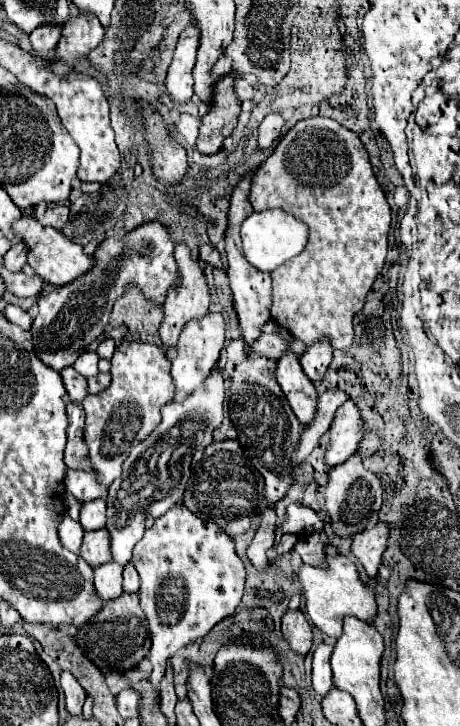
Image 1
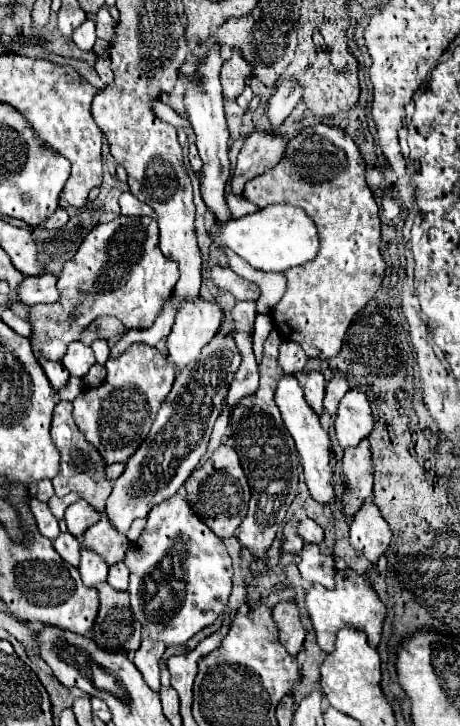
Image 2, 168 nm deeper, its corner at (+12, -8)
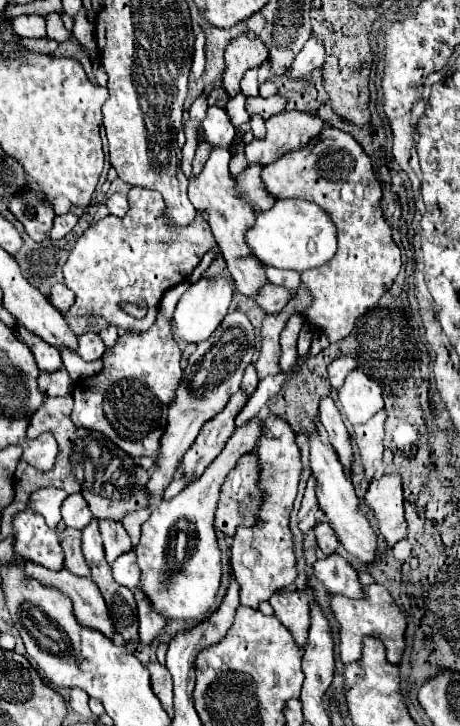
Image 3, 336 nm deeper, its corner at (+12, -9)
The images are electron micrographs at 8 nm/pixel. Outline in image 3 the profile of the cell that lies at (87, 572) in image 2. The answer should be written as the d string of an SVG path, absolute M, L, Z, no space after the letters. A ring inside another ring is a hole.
M96 519L90 525L86 525L86 529L82 531L82 553L88 565L98 565L104 561L104 549L102 549Z

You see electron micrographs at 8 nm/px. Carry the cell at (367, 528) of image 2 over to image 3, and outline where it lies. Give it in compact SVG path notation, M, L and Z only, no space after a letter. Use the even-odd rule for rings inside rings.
M382 475L380 479L374 479L368 487L368 493L364 495L364 503L368 509L372 509L386 547L392 547L406 537L400 475Z

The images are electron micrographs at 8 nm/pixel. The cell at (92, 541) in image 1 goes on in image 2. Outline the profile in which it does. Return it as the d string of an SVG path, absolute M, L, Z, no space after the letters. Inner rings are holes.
M102 516L100 522L96 522L92 528L88 528L84 532L82 544L86 548L92 548L94 552L98 552L104 558L104 562L110 566L124 560L124 554L130 548L128 538L120 536L116 532L116 528L112 528L112 524L108 524L106 516Z

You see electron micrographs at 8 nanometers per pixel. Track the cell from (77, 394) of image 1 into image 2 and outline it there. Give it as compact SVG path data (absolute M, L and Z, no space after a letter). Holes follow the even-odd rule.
M38 360L38 362L40 362L40 366L44 368L50 384L52 384L52 388L54 388L54 390L62 390L62 388L66 386L68 378L70 378L70 374L68 374L68 370L64 368L64 364L62 364L60 360Z

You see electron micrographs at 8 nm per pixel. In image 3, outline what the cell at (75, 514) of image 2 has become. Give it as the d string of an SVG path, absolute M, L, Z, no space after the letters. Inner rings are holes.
M68 495L62 503L62 519L66 527L84 529L84 525L88 525L94 519L94 515L80 495Z

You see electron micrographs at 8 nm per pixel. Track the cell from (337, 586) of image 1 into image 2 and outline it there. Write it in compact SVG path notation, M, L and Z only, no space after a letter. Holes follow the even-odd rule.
M338 570L334 590L328 590L320 584L314 584L306 594L306 606L308 606L312 626L316 630L318 646L328 654L334 652L336 632L344 626L352 626L356 630L366 632L368 644L372 648L376 648L380 638L382 638L382 624L384 624L384 616L386 616L386 606L378 598L376 590L354 570Z

